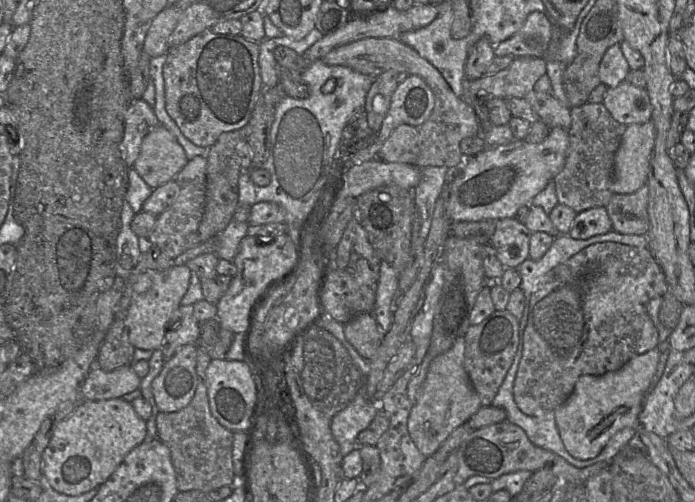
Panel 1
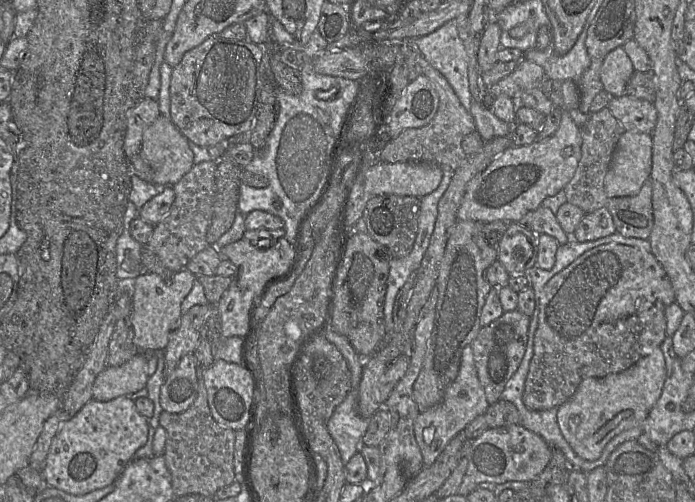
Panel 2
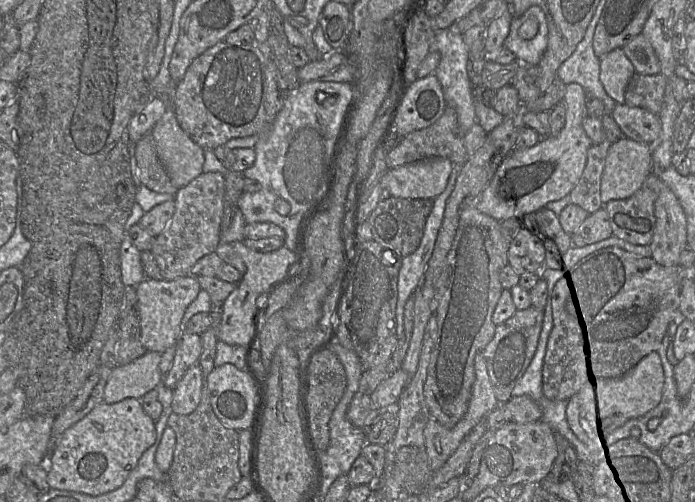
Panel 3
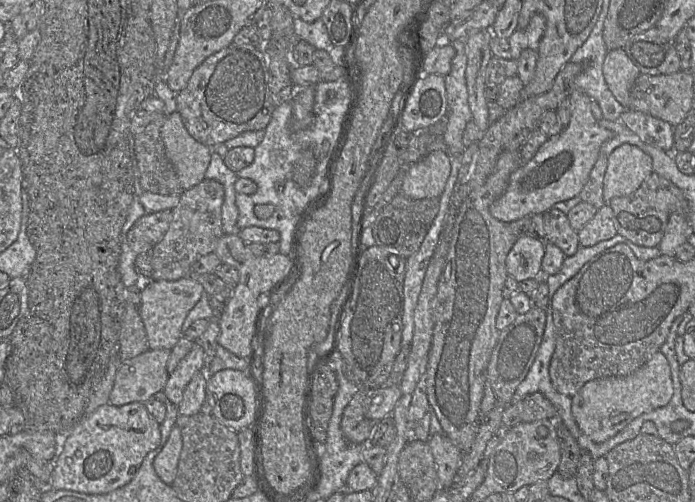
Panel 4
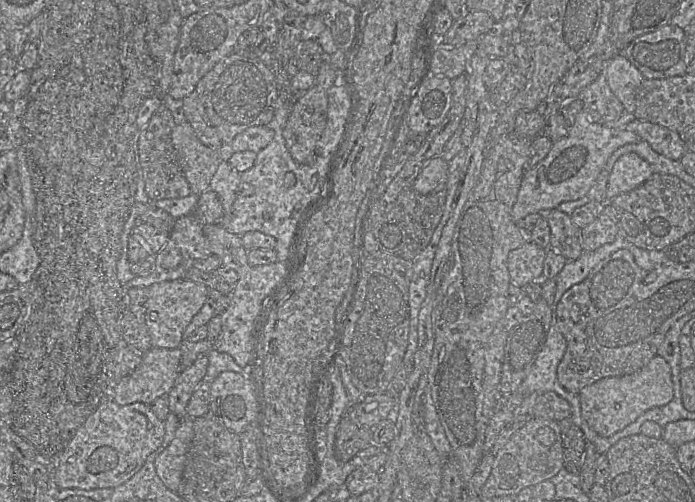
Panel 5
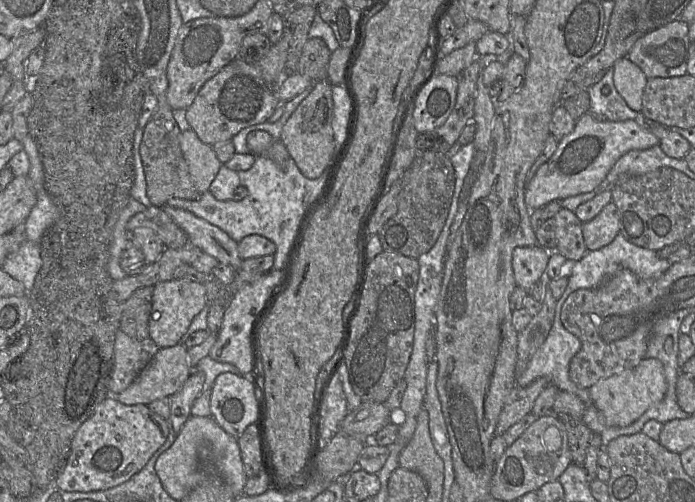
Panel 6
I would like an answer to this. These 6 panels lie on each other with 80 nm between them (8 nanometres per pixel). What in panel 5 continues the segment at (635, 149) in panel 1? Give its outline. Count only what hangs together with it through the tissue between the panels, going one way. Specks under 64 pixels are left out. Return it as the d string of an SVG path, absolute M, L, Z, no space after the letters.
M627 153L618 158L609 175L606 198L611 201L616 196L631 191L645 182L653 174L649 163L635 153Z

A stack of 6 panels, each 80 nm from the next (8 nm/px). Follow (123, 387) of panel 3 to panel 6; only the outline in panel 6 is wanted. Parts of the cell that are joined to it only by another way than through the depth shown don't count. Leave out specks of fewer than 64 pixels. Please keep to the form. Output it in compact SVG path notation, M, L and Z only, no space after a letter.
M185 344L160 348L135 381L117 396L125 405L148 405L178 392L192 373Z

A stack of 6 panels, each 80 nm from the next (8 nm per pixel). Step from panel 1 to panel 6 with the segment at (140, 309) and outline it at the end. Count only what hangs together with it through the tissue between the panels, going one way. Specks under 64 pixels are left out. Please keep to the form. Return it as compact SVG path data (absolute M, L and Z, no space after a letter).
M172 279L156 284L153 287L152 307L148 320L150 338L160 348L179 344L194 317L202 311L206 304L206 287L204 283Z

